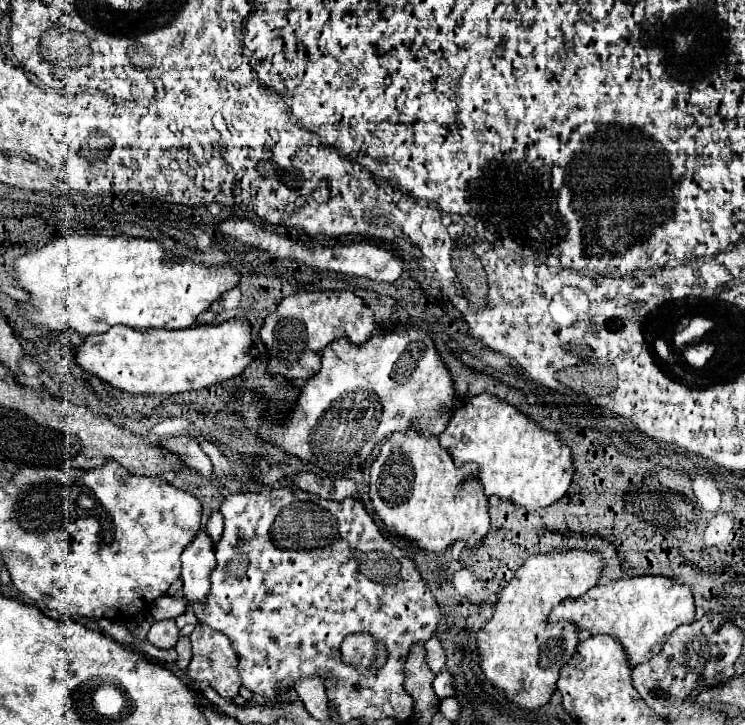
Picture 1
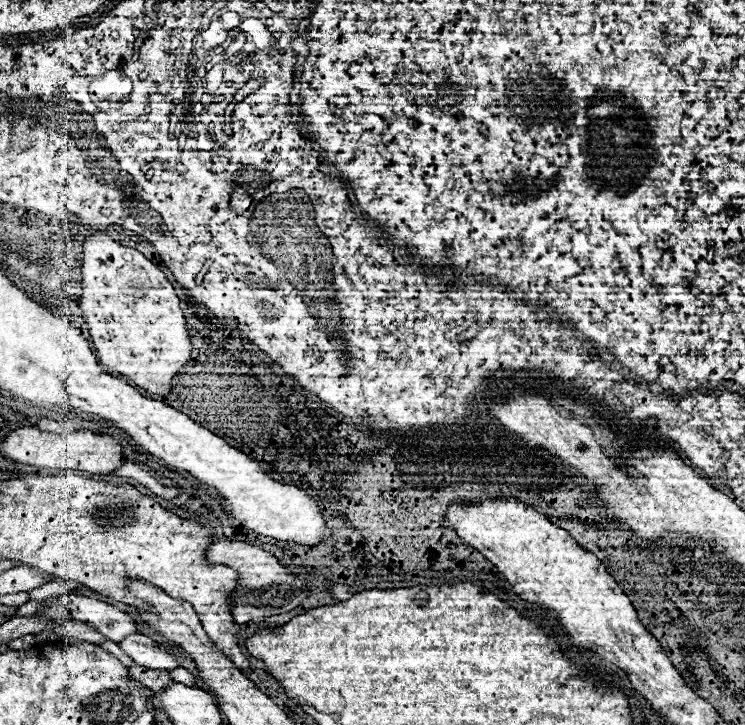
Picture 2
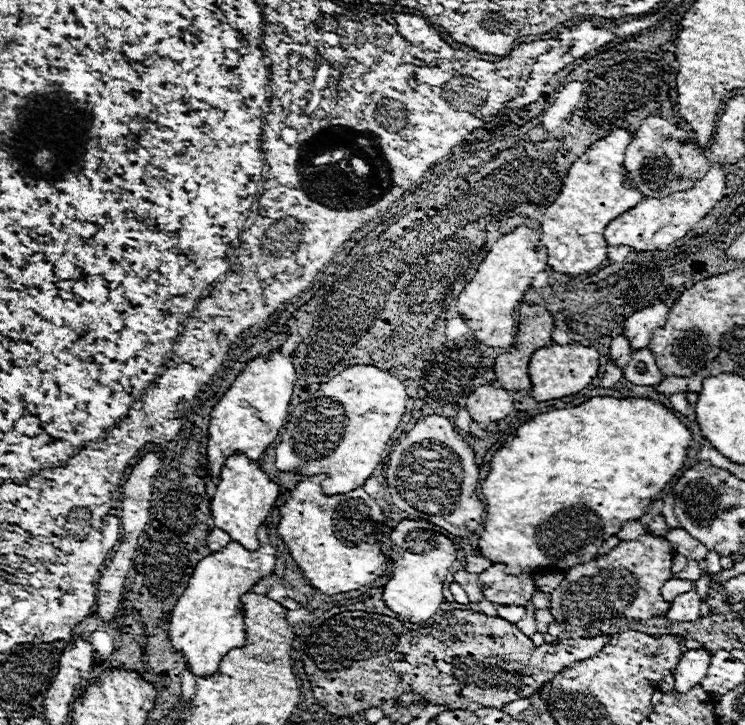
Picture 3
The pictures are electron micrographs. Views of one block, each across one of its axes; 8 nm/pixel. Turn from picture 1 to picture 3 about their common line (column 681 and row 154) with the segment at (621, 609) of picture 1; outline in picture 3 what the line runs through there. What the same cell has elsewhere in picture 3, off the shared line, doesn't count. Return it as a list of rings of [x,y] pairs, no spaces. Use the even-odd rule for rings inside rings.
[[[612,128],[602,140],[594,142],[576,162],[572,162],[560,196],[546,208],[540,244],[548,248],[548,266],[556,272],[584,274],[600,266],[606,260],[608,250],[604,240],[606,224],[642,200],[642,194],[626,182],[624,154],[630,140],[632,132],[626,128]]]

